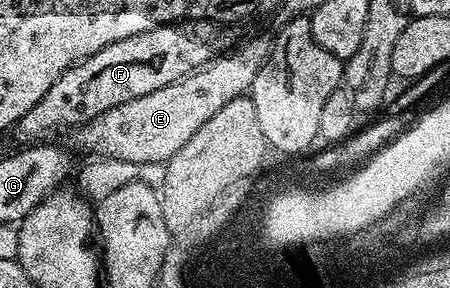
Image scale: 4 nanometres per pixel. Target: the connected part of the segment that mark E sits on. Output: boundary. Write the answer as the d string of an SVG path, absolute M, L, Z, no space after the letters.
M269 34L252 37L233 51L218 56L200 70L186 75L180 82L173 82L153 93L146 93L105 110L100 117L93 119L92 155L136 164L164 165L217 110L249 92L256 75L270 55L271 42Z

